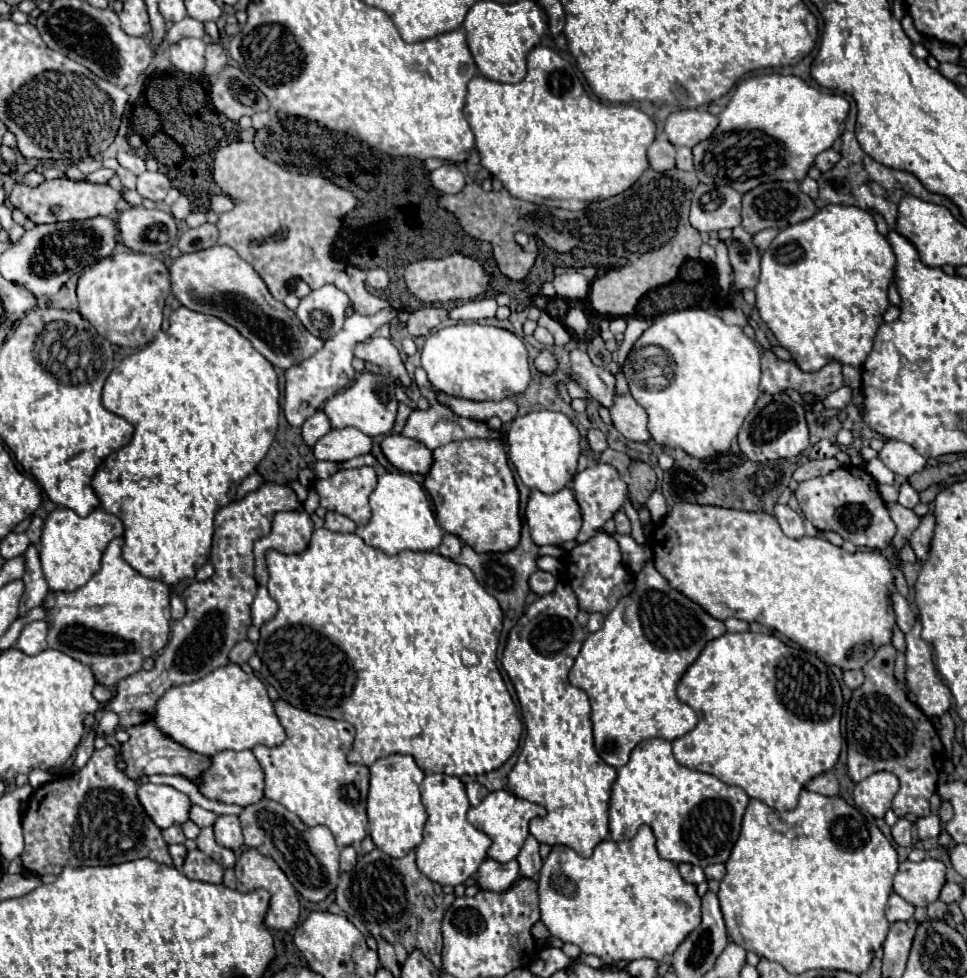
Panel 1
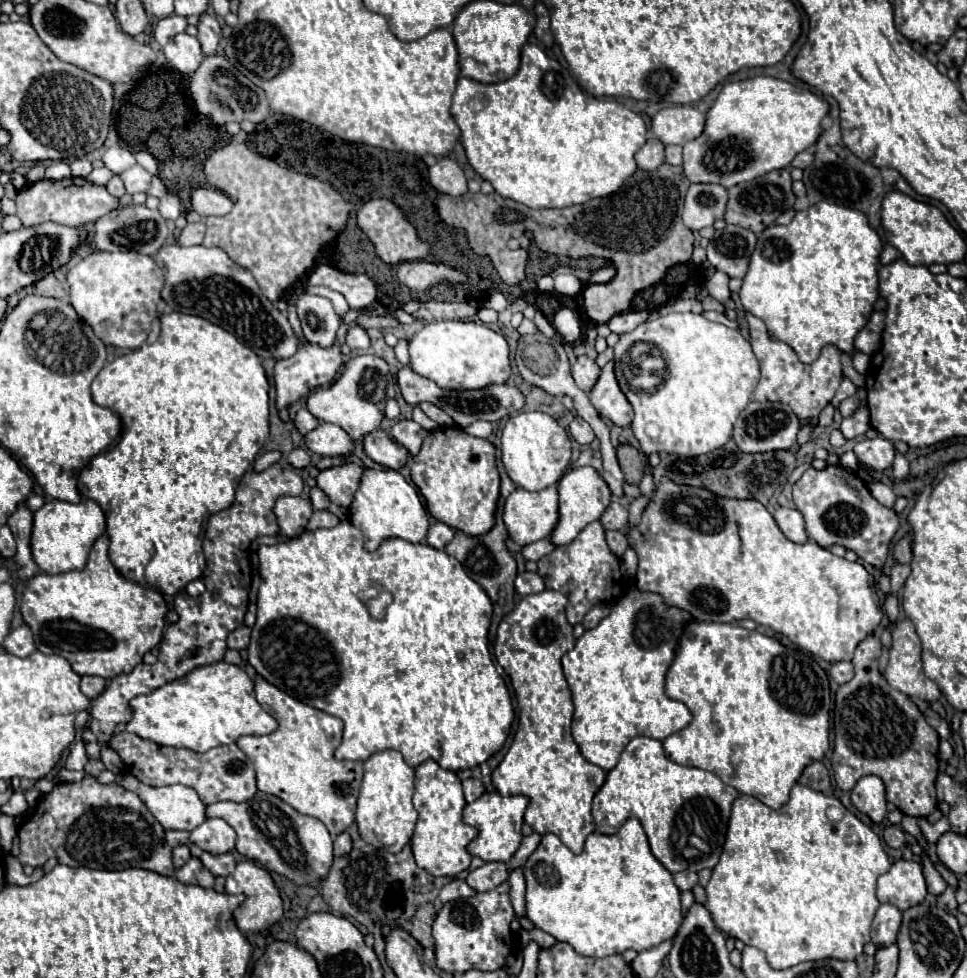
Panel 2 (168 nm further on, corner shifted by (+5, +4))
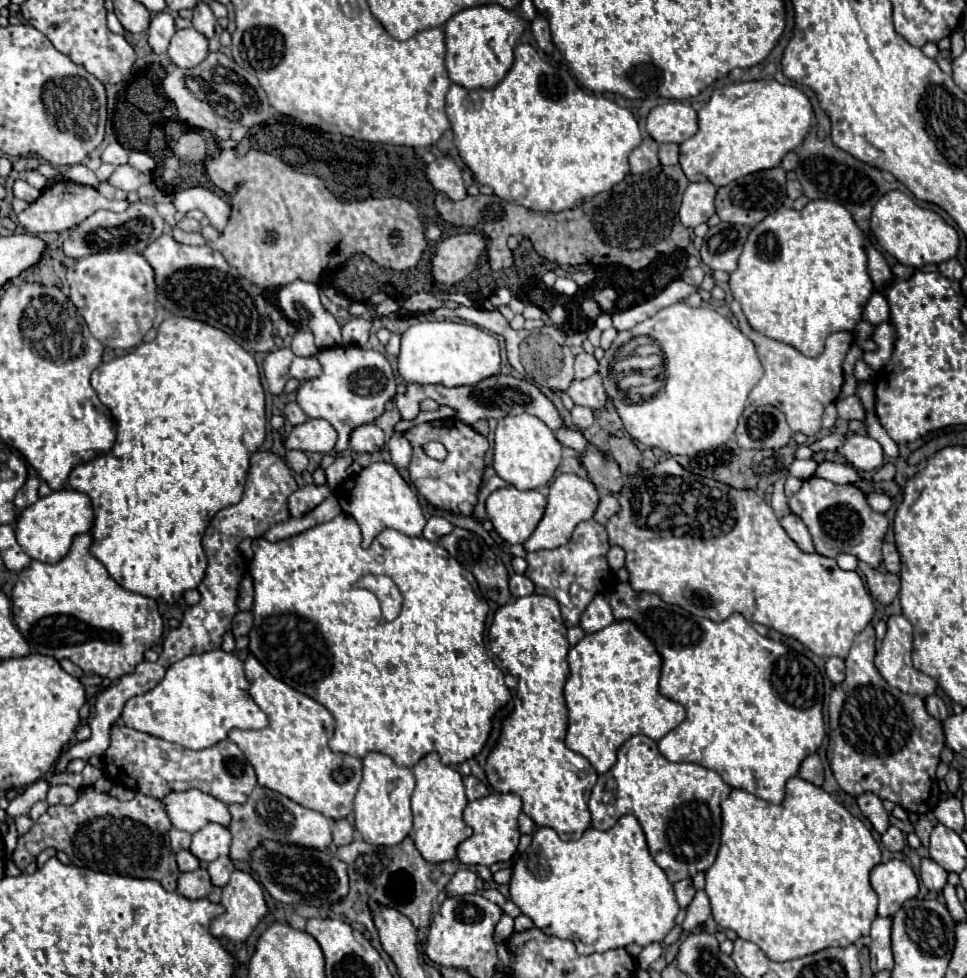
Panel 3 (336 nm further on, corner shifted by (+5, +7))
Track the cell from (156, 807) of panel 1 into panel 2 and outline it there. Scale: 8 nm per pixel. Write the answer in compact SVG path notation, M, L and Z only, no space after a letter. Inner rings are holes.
M119 774L117 782L135 792L165 830L193 830L207 820L205 804L195 790L183 784L147 786L131 774Z

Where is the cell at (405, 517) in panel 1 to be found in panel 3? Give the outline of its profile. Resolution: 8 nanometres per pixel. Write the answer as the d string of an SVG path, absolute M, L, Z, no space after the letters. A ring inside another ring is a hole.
M371 463L359 475L347 477L339 487L339 505L343 513L351 515L361 527L363 549L371 545L371 541L387 527L401 531L409 537L419 537L425 527L425 517L419 505L417 495L403 481L399 471L391 463Z

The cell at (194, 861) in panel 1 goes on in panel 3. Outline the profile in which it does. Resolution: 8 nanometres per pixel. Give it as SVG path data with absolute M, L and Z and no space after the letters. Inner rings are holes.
M197 869L191 873L181 873L177 893L181 893L187 899L203 899L209 895L211 887L213 885L209 881L209 873L205 869Z

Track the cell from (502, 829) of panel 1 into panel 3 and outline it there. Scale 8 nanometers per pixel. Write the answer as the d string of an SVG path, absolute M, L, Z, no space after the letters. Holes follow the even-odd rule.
M491 793L483 799L471 801L463 811L463 821L473 829L473 835L457 847L457 859L463 865L493 865L509 861L519 845L519 827L517 817L521 813L521 799L513 793Z

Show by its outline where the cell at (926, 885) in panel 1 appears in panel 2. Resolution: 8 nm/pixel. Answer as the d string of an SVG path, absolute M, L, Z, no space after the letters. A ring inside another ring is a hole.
M897 860L891 870L881 874L877 880L877 898L907 910L921 904L927 894L927 882L923 876L923 866L913 860Z

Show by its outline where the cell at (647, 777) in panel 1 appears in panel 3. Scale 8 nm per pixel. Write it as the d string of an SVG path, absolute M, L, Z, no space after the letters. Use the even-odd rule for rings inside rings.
M635 735L619 747L617 763L607 773L599 775L593 787L589 799L591 825L607 831L619 817L627 813L635 815L645 831L655 863L665 871L669 881L681 881L713 865L721 835L719 803L729 793L731 787L719 773L697 763L671 763L659 753L653 739Z

